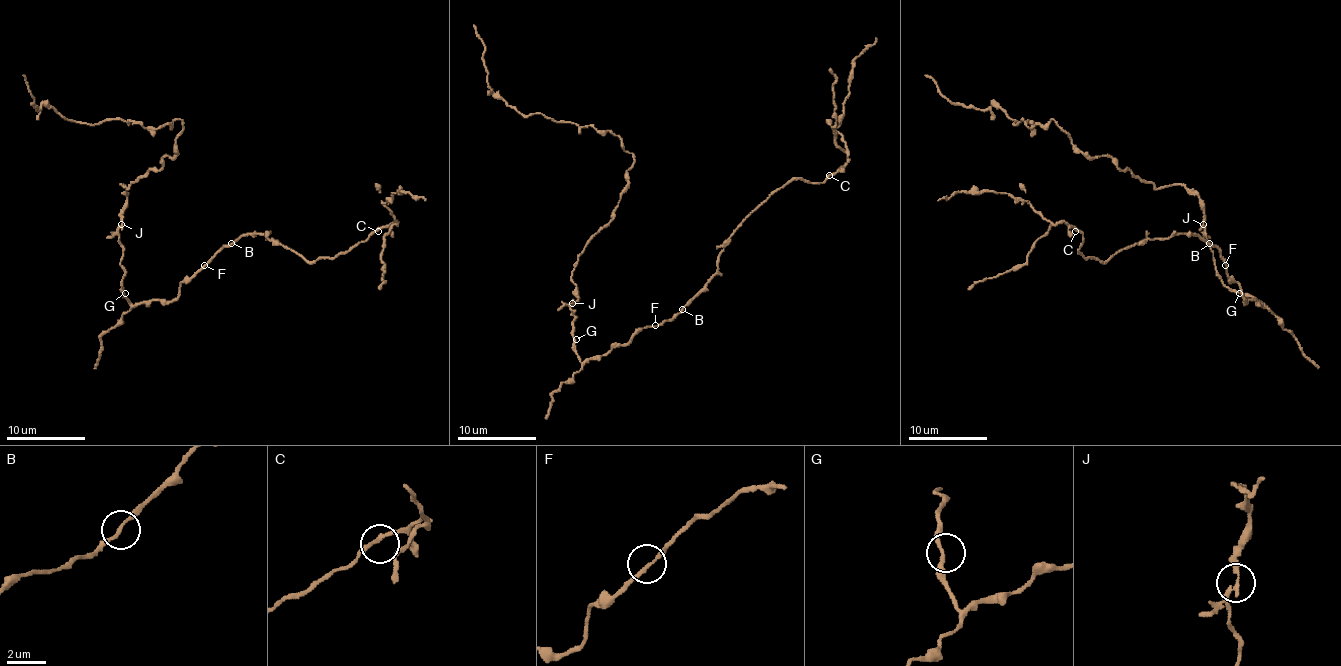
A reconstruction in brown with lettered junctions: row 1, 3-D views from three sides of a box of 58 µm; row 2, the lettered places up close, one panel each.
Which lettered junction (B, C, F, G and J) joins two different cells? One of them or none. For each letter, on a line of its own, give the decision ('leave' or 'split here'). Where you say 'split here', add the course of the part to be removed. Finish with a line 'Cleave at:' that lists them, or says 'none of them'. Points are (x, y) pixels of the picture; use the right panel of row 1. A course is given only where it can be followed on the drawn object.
B: leave
C: leave
F: leave
G: leave
J: leave
Cleave at: none of them

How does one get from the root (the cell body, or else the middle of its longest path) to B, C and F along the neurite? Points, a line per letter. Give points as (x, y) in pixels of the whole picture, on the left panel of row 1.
B: (123, 293), (133, 304), (174, 301), (182, 281), (196, 275), (231, 243)
C: (123, 293), (133, 304), (174, 301), (182, 281), (241, 235), (263, 233), (316, 261), (348, 251), (378, 231)
F: (123, 293), (133, 304), (174, 301), (180, 283), (204, 265)

